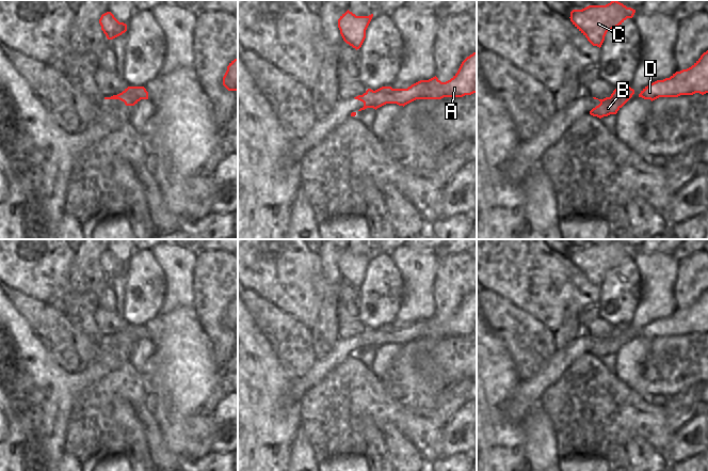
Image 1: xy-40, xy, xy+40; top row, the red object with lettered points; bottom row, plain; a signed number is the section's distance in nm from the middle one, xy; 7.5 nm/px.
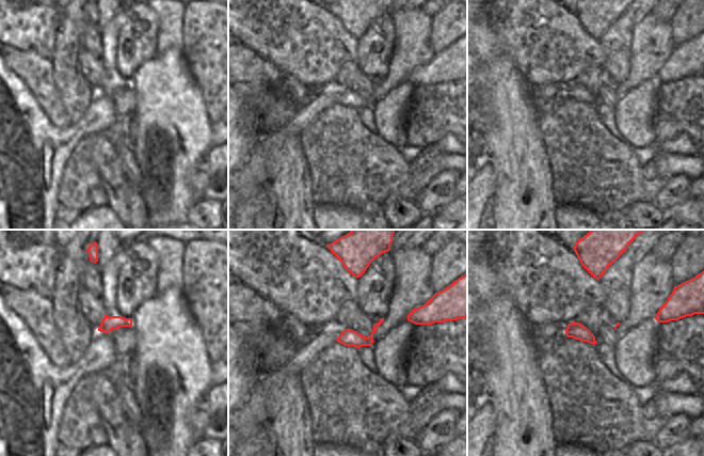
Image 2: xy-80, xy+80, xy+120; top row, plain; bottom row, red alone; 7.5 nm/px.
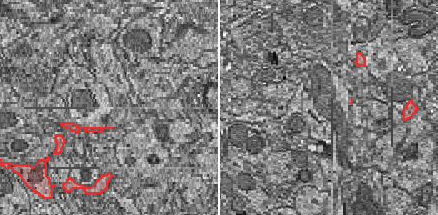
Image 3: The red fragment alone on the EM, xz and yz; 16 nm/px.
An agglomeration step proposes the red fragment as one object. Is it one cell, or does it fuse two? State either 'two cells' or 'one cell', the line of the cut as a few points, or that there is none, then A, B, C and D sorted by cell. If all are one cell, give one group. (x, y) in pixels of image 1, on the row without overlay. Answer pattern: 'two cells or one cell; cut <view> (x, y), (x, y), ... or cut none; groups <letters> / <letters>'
one cell; cut none; groups A B C D

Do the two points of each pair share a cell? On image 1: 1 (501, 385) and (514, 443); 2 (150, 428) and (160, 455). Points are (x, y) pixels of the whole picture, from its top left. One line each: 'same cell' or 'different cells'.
1: same cell
2: same cell

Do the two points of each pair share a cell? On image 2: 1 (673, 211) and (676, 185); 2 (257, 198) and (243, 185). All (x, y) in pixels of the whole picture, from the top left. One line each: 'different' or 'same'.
1: different
2: different

